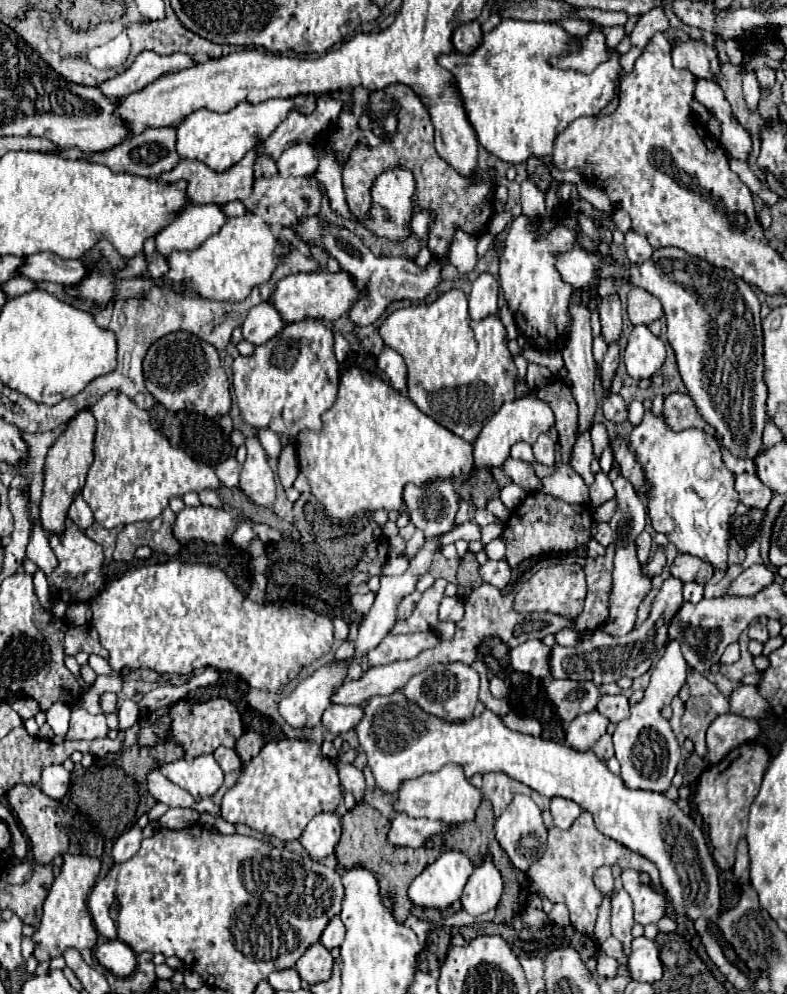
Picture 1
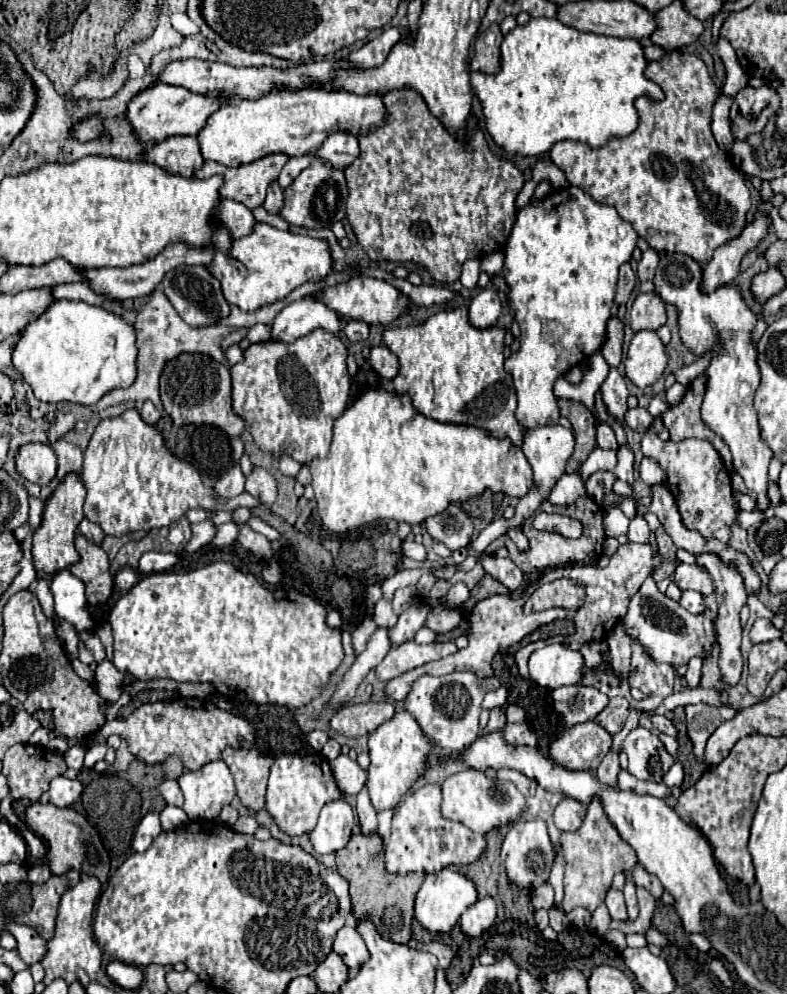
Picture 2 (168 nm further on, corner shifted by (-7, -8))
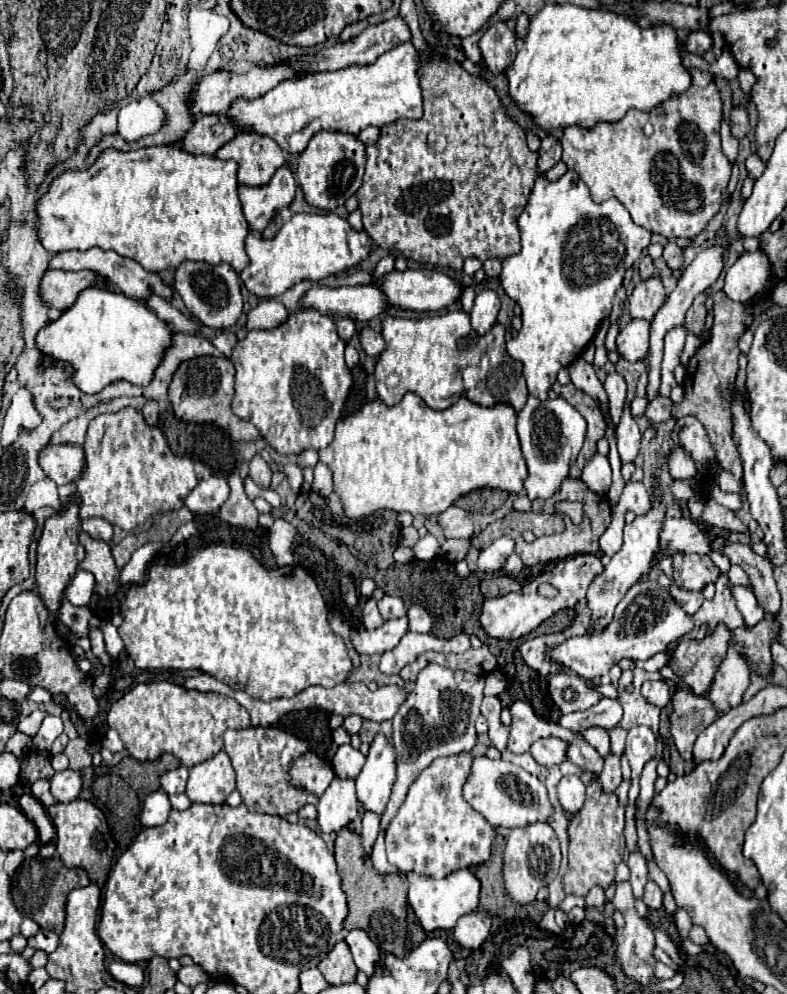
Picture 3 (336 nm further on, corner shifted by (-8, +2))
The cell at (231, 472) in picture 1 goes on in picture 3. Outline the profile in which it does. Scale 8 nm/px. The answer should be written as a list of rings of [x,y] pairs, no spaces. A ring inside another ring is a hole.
[[[223,476],[203,478],[185,498],[185,506],[195,514],[215,514],[229,496],[229,484]]]

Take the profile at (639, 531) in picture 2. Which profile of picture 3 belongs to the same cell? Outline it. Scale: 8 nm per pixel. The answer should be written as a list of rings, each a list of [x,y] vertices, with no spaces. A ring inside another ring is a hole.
[[[629,480],[623,488],[623,494],[621,494],[621,500],[617,502],[617,508],[621,512],[635,512],[637,516],[645,514],[649,508],[651,508],[651,498],[649,498],[649,492],[645,490],[645,486],[641,482],[633,482]]]

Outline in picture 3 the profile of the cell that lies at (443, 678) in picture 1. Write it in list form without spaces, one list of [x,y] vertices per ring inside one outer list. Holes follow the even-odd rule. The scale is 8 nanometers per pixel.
[[[429,664],[419,672],[413,692],[401,704],[397,714],[393,716],[393,746],[397,754],[397,778],[391,790],[391,798],[387,802],[385,812],[381,814],[381,830],[387,830],[399,806],[405,800],[405,794],[413,780],[437,758],[437,756],[453,756],[463,750],[471,750],[477,744],[475,720],[479,716],[479,706],[483,700],[485,678],[475,676],[463,670],[449,670],[439,664]]]

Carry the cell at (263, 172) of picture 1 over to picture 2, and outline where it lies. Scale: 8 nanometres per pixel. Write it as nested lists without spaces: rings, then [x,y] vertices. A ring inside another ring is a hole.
[[[274,180],[268,188],[268,194],[266,194],[266,202],[264,202],[264,208],[270,212],[270,214],[278,214],[282,206],[282,188],[278,186],[278,180]]]

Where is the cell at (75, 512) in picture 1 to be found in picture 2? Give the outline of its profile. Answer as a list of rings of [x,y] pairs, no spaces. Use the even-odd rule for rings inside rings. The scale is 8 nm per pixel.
[[[84,518],[84,520],[80,522],[78,530],[80,530],[80,532],[82,532],[90,542],[94,542],[94,544],[100,544],[100,542],[104,540],[104,532],[102,532],[102,528],[100,528],[98,524],[90,522],[88,518]]]

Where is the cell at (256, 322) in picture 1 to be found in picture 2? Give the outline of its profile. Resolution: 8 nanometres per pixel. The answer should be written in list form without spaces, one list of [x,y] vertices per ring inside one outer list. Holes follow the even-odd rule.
[[[308,296],[288,304],[282,312],[276,314],[274,322],[270,324],[270,340],[294,342],[296,338],[302,338],[316,328],[324,328],[336,334],[340,326],[342,320],[334,310]]]

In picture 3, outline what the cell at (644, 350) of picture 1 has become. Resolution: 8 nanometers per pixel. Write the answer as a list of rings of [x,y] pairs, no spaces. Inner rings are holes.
[[[631,320],[617,334],[617,352],[629,362],[645,360],[649,352],[649,328],[647,320]]]

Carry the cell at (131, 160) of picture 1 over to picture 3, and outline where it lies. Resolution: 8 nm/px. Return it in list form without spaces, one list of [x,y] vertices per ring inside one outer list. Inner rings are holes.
[[[225,114],[199,116],[193,128],[183,138],[183,148],[193,154],[213,156],[223,144],[233,140],[239,134],[239,128],[227,120]]]

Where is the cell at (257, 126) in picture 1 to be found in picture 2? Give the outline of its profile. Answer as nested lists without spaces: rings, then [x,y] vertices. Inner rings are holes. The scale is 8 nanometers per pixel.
[[[272,90],[270,94],[256,100],[236,100],[228,106],[222,106],[206,120],[206,126],[198,132],[198,146],[202,150],[204,160],[214,160],[224,166],[242,166],[250,164],[262,156],[284,152],[288,156],[302,156],[306,152],[314,152],[330,134],[334,132],[350,132],[354,136],[368,134],[382,126],[384,122],[384,104],[378,94],[358,96],[350,92],[334,92],[334,90]]]

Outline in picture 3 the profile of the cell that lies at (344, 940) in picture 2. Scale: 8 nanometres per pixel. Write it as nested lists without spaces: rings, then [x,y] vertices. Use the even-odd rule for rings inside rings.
[[[351,930],[345,934],[345,942],[349,944],[355,964],[361,972],[367,976],[373,976],[377,964],[383,960],[383,952],[379,950],[377,944],[369,940],[369,936],[363,930]]]

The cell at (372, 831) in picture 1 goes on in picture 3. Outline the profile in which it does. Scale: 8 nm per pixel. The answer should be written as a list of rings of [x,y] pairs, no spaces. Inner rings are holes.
[[[341,828],[335,838],[335,860],[343,880],[343,892],[347,896],[349,914],[343,922],[345,930],[361,928],[367,936],[385,952],[391,952],[399,958],[405,956],[405,936],[407,936],[407,882],[405,874],[379,874],[371,858],[365,854],[361,836]]]

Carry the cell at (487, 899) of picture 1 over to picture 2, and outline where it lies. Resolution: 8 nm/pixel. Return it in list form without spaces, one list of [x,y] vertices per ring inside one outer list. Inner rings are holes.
[[[492,896],[478,898],[474,906],[470,906],[470,910],[466,910],[466,914],[462,914],[460,918],[462,932],[468,936],[480,936],[484,930],[488,930],[494,924],[496,910],[498,910],[498,904]]]

